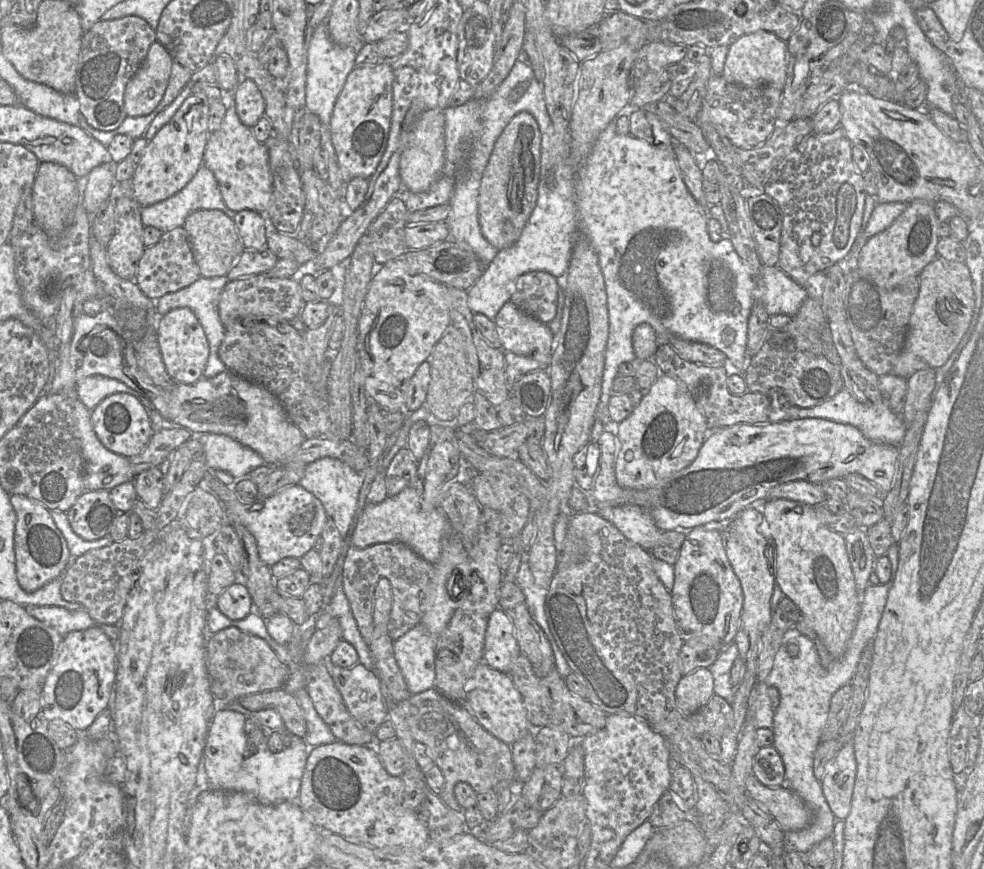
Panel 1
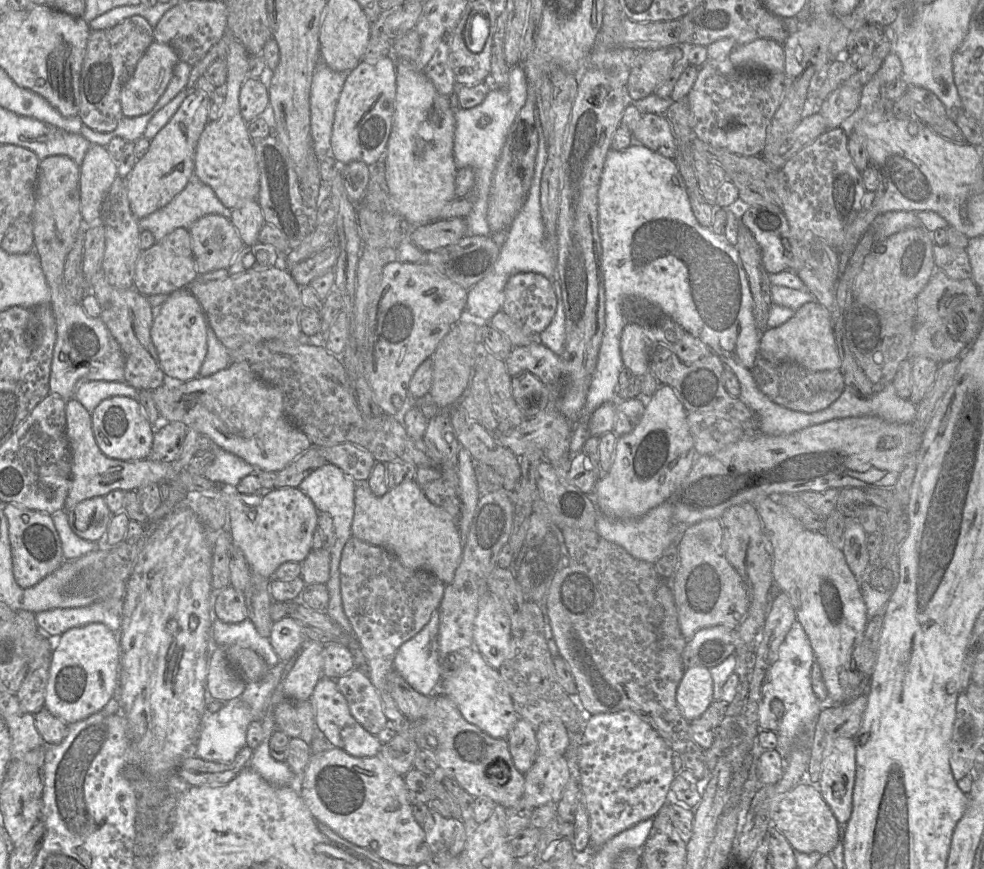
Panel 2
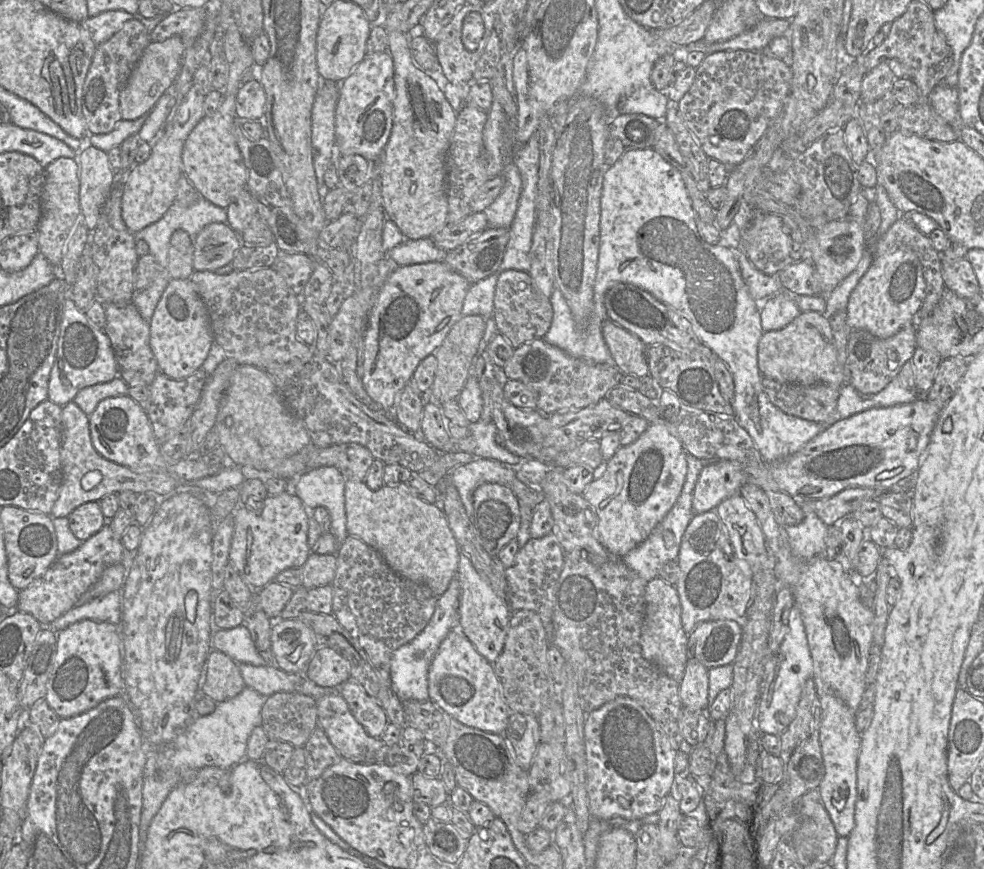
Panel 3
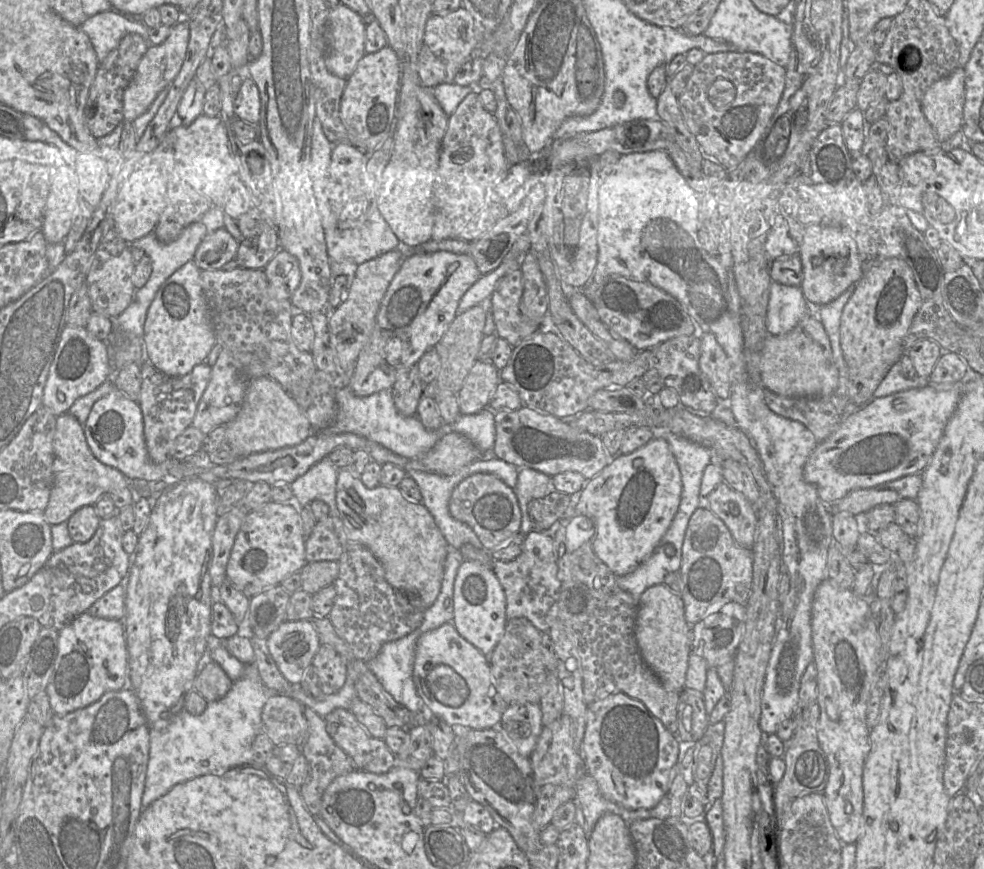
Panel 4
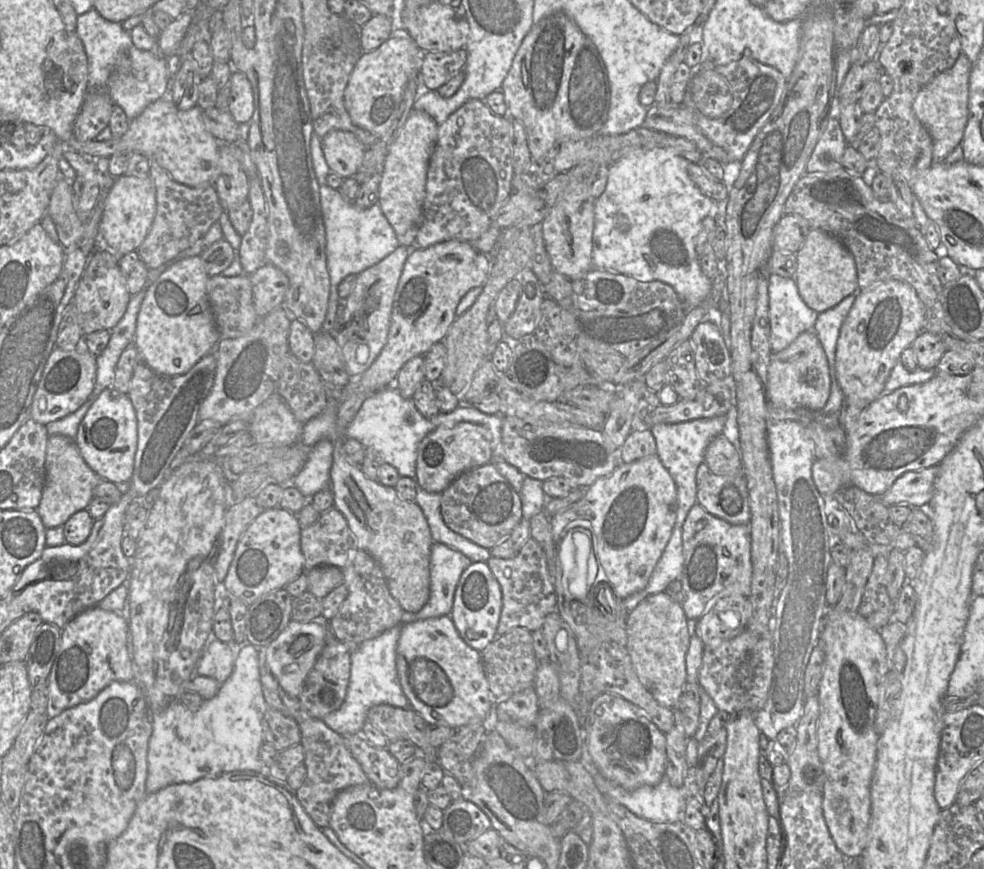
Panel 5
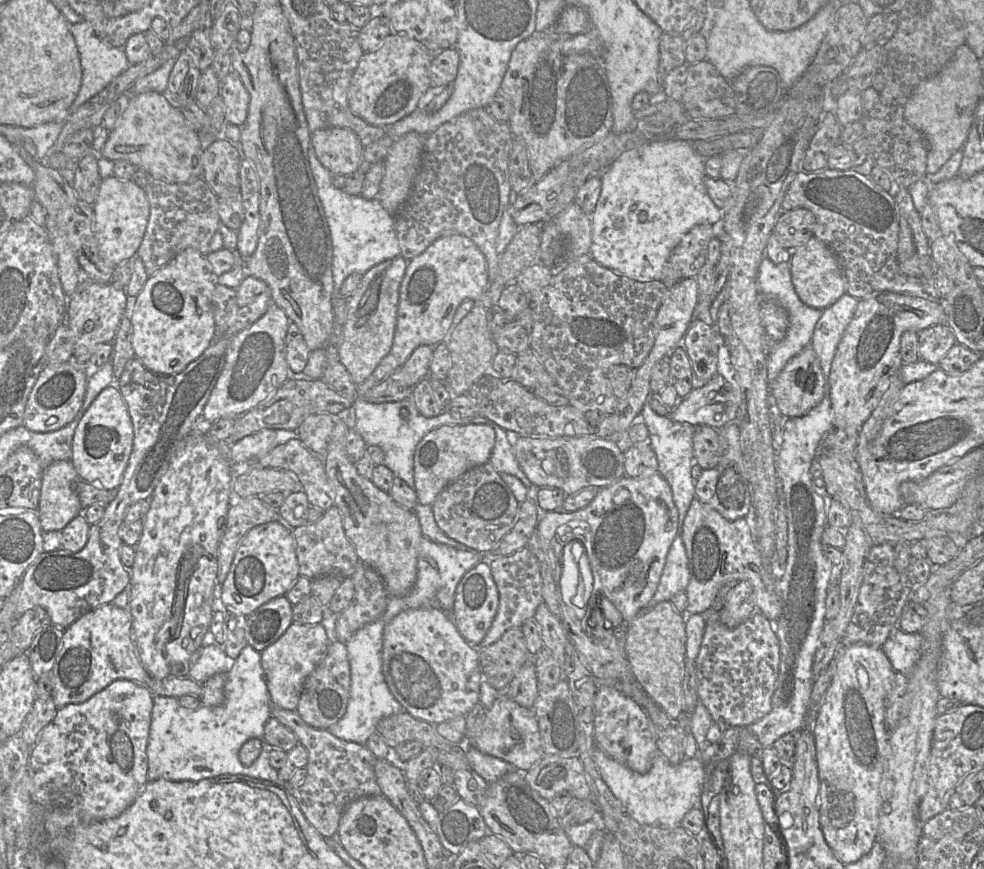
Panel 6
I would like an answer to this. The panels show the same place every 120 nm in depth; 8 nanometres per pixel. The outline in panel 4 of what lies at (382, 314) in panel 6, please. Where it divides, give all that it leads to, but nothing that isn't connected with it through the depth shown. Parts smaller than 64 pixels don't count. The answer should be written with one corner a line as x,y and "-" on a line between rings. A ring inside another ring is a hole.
401,247
360,264
357,268
347,298
329,314
331,344
337,353
337,364
346,373
353,373
361,350
369,340
376,323
380,303
387,289
399,271
405,253

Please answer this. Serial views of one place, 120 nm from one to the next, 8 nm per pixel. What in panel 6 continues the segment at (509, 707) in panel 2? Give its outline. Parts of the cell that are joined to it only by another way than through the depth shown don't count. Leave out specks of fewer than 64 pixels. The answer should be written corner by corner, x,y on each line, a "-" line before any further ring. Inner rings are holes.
440,608
405,610
383,630
382,672
390,692
403,711
433,725
455,717
465,717
479,702
480,684
484,679
479,659
478,648
461,636
451,615

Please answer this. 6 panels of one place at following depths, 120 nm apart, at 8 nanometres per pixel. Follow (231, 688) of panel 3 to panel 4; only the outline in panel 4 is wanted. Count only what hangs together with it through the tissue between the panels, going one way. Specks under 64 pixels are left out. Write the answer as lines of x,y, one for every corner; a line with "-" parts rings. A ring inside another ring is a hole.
211,661
195,677
194,689
207,701
213,702
223,698
231,689
233,681
222,667

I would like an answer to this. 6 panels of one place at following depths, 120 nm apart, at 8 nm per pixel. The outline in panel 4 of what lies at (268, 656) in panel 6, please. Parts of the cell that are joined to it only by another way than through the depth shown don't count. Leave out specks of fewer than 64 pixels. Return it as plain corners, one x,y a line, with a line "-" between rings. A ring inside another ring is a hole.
311,620
284,621
267,639
268,649
283,677
292,685
300,685
304,673
321,646

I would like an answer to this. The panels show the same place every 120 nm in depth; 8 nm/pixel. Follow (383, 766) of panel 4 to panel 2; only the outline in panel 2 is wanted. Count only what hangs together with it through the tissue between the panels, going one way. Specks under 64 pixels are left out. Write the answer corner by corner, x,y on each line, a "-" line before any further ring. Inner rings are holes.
322,676
309,700
313,705
316,726
332,746
340,748
354,757
372,757
379,754
382,747
381,741
376,735
364,729
351,715
347,701
338,689
335,680

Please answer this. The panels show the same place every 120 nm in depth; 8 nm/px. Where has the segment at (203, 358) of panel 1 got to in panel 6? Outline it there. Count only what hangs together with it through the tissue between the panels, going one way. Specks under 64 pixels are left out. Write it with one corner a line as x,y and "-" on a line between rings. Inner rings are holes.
194,248
185,249
148,277
131,317
134,355
147,370
176,375
210,346
215,334
212,294
216,277
206,256

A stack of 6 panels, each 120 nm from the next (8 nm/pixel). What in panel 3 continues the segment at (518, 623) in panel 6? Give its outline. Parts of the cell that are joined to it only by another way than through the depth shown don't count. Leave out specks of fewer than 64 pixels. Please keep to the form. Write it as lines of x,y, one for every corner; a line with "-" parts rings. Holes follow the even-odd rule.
553,534
530,538
521,546
511,566
505,569
505,599
511,611
530,610
539,615
544,624
552,623
555,587
564,563
564,551

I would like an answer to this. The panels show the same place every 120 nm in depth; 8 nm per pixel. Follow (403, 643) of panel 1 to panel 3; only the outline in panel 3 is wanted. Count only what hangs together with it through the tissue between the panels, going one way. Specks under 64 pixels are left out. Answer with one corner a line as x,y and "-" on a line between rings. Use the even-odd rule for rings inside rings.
454,577
447,590
438,598
435,611
426,627
409,643
399,647
392,655
390,676
392,688
401,701
429,699
428,671
441,643
448,633
457,628
460,583

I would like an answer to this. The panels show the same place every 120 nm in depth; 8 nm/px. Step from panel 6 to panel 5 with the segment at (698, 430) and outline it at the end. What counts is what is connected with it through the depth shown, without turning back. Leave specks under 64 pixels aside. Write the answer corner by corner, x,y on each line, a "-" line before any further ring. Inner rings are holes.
723,434
714,437
707,446
704,463
716,475
732,476
743,473
740,452

